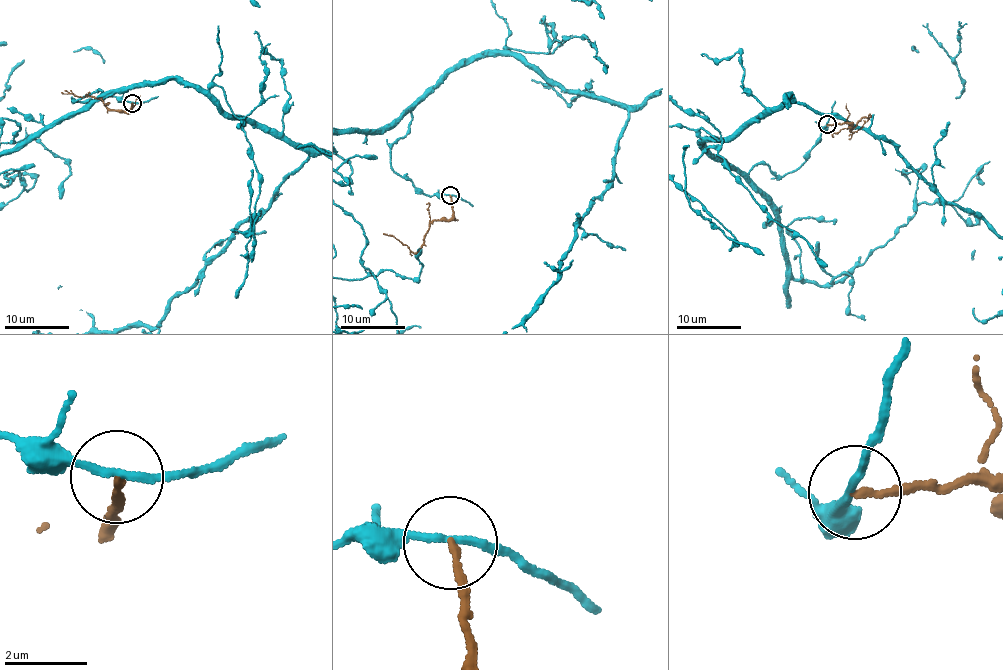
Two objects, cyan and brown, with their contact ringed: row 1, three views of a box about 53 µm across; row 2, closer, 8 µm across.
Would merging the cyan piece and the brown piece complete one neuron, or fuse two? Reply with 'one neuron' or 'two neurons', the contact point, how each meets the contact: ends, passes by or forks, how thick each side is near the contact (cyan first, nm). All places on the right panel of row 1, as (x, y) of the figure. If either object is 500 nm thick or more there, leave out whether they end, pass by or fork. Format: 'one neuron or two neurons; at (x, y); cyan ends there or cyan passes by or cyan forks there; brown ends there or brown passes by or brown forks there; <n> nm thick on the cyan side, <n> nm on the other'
two neurons; at (827, 124); cyan passes by; brown ends there; 180 nm thick on the cyan side, 180 nm on the other

